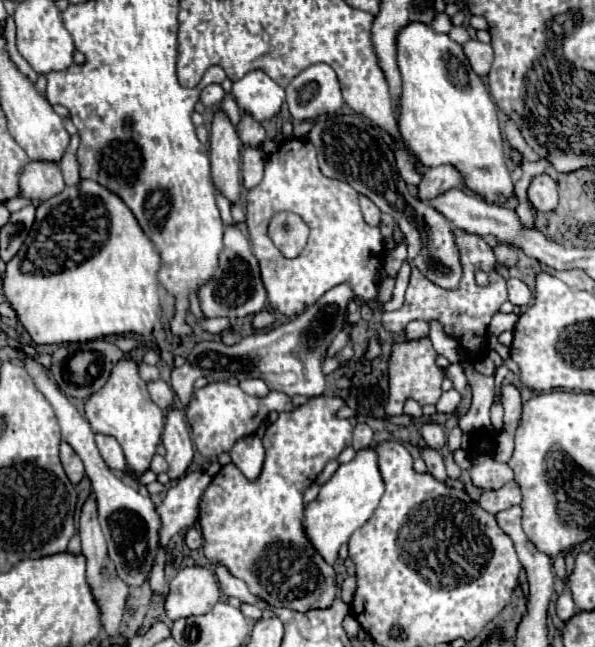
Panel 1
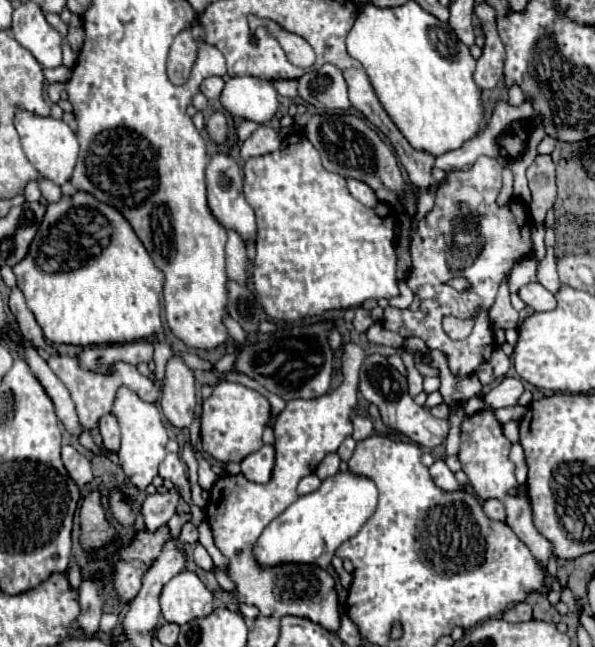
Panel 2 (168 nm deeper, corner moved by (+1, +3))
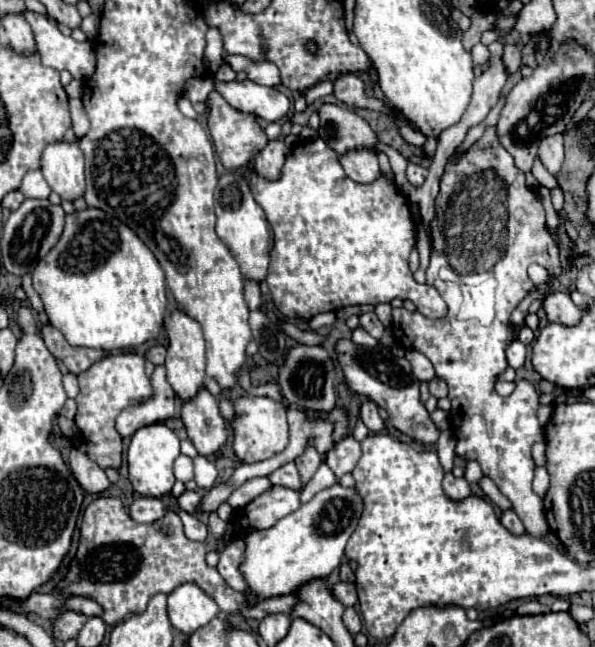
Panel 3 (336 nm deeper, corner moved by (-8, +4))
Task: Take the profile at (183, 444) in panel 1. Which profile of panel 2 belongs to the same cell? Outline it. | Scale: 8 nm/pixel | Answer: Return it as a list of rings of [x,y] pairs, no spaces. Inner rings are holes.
[[[172,357],[166,365],[164,389],[160,399],[162,411],[170,425],[184,429],[190,427],[194,407],[196,407],[196,389],[194,373],[182,363],[182,359]]]

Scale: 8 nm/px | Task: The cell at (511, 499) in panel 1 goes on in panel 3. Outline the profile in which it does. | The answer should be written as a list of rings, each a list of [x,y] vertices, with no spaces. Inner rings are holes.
[[[507,510],[507,512],[503,512],[501,524],[503,524],[503,526],[509,530],[509,532],[513,532],[515,536],[523,536],[523,534],[527,534],[527,532],[525,532],[525,526],[523,526],[523,522],[519,520],[519,516],[517,516],[513,510]]]

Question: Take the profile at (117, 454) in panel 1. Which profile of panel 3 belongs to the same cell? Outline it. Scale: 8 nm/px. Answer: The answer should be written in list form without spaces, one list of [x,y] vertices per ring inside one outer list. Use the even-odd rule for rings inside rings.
[[[157,366],[149,380],[153,382],[153,396],[147,402],[125,408],[117,418],[117,430],[123,438],[133,436],[133,432],[145,424],[165,422],[175,414],[177,394],[165,378],[165,366]]]

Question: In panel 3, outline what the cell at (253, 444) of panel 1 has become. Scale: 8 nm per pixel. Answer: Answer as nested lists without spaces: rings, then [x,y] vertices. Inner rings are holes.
[[[293,462],[281,466],[279,470],[275,470],[275,472],[269,476],[269,480],[271,480],[275,486],[285,486],[285,488],[293,488],[293,490],[301,490],[301,488],[303,488],[299,470],[297,470],[297,466],[295,466]]]

